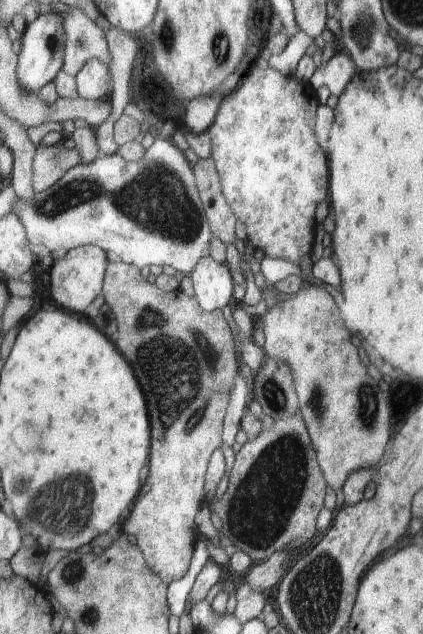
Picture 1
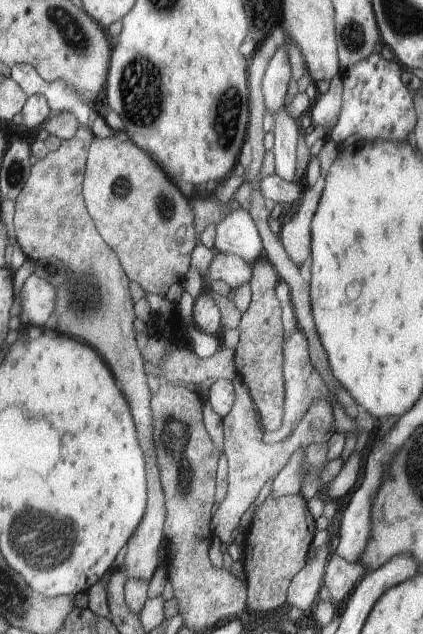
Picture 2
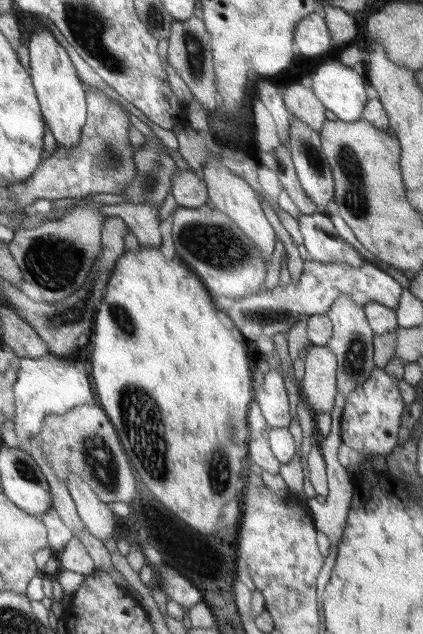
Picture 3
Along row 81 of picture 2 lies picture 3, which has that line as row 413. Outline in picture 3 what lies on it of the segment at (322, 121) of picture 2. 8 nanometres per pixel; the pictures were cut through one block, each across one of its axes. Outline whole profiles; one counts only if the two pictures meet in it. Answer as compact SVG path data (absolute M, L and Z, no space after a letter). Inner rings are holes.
M336 394L334 406L329 410L331 420L329 433L325 438L323 438L323 440L321 440L321 442L318 443L319 451L321 451L321 456L325 463L328 490L325 496L326 501L323 505L317 504L312 500L307 500L306 502L309 514L311 514L311 516L315 516L315 528L317 528L319 532L323 532L323 534L325 534L331 546L337 545L339 538L341 538L343 528L345 528L345 516L347 516L349 502L354 492L353 477L350 476L345 468L337 461L337 448L339 448L339 444L342 443L340 420L342 417L343 406L344 399L339 394Z

